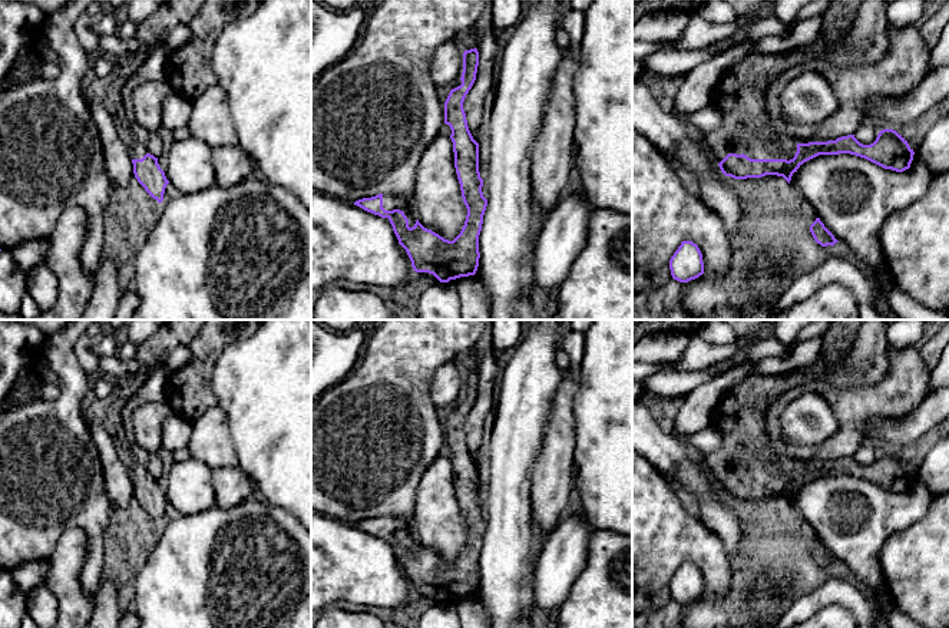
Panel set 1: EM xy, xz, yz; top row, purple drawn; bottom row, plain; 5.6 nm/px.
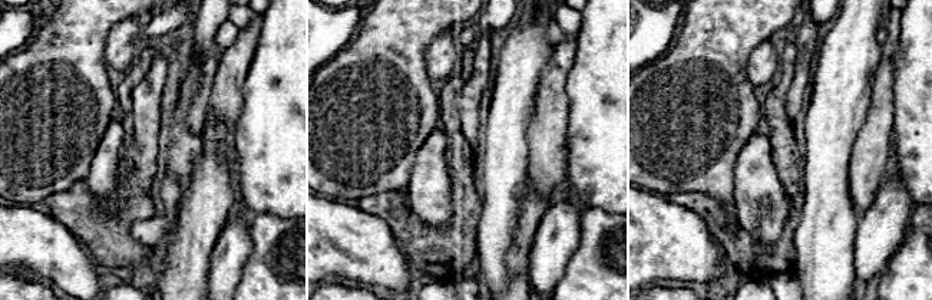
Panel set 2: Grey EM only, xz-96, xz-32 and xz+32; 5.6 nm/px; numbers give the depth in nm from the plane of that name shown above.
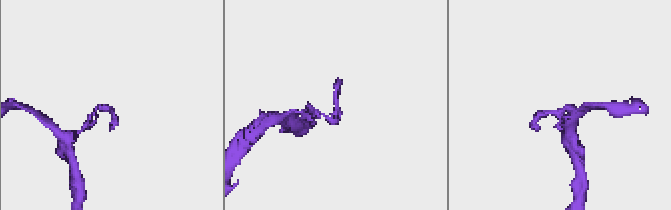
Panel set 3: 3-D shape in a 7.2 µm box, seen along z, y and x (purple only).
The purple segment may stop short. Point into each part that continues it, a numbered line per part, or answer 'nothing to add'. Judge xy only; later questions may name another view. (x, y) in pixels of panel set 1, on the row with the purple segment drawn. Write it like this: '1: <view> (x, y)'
1: xy (138, 151)

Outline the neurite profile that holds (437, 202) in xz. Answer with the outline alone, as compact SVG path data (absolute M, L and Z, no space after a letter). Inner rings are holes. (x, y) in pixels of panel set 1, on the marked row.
M437 135L423 152L416 171L411 205L419 222L444 239L462 231L467 208L462 198L450 136Z

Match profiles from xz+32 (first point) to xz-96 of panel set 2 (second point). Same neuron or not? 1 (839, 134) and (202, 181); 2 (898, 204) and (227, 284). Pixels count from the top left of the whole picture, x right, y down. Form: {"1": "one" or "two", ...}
{"1": "two", "2": "one"}

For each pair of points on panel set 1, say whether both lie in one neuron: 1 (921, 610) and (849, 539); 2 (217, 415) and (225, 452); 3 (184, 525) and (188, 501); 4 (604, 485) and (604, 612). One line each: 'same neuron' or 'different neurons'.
1: different neurons
2: same neuron
3: different neurons
4: different neurons

